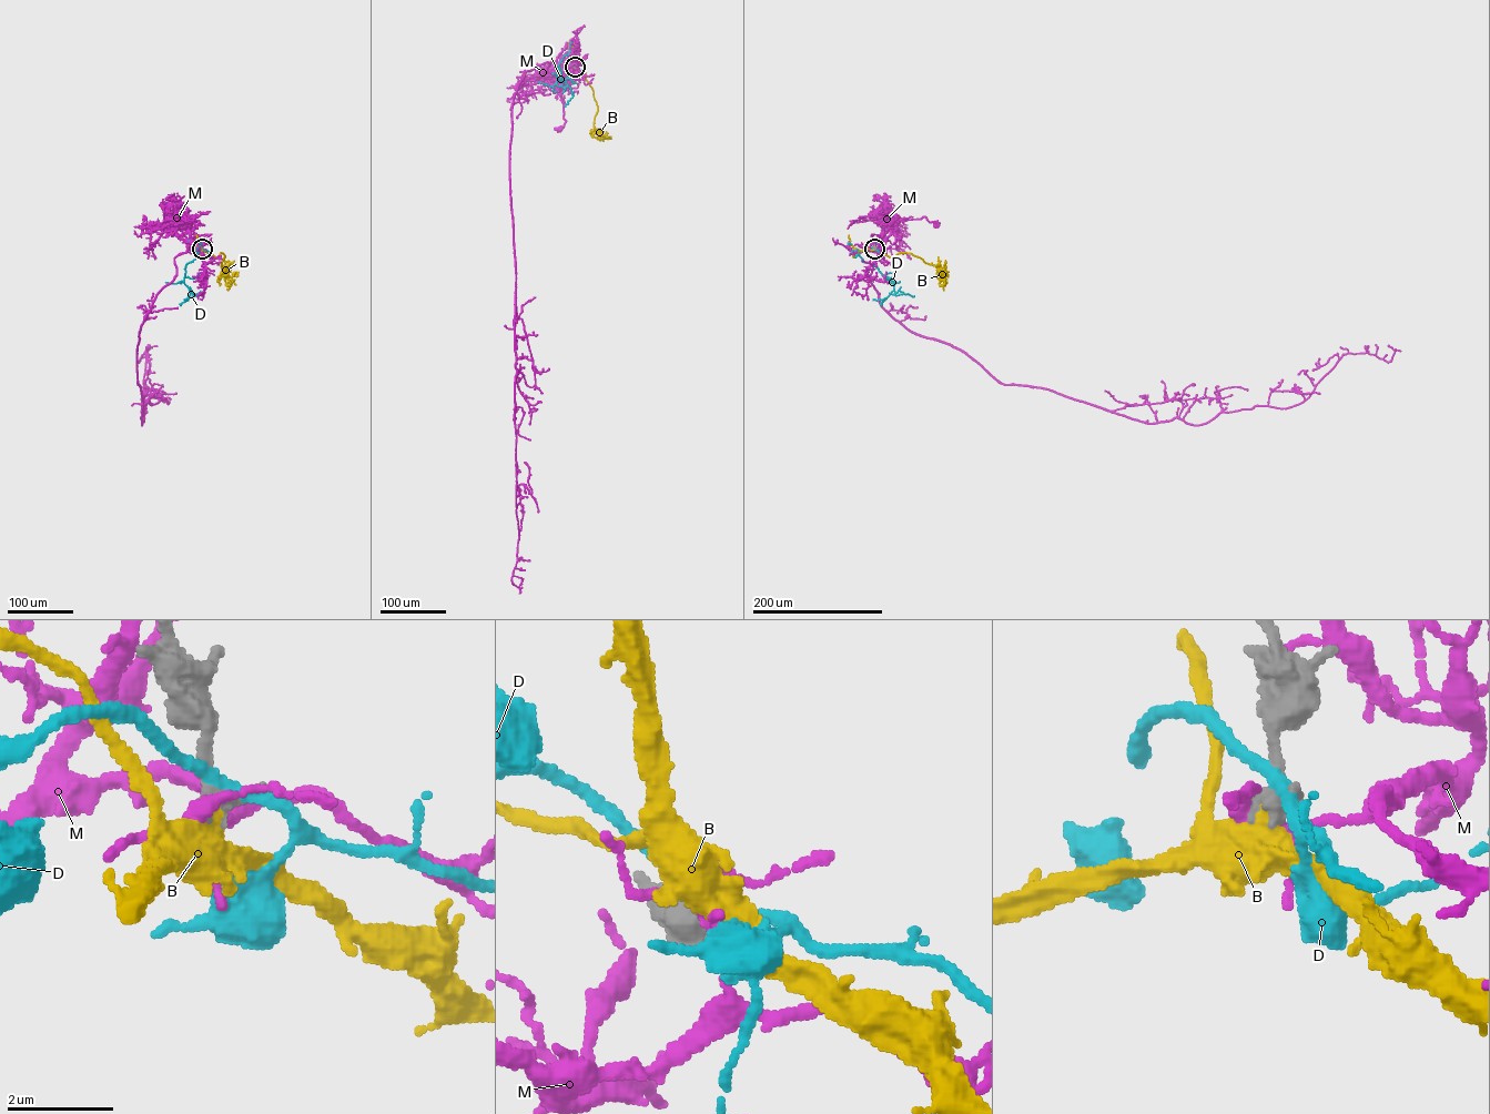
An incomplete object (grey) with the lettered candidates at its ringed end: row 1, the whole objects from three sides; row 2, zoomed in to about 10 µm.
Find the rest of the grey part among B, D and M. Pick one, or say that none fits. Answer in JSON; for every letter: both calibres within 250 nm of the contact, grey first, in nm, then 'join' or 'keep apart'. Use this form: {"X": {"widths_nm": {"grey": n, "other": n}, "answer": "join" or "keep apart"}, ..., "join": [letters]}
{"B": {"widths_nm": {"grey": 320, "other": 480}, "answer": "keep apart"}, "D": {"widths_nm": {"grey": 460, "other": 240}, "answer": "keep apart"}, "M": {"widths_nm": {"grey": 300, "other": 240}, "answer": "keep apart"}, "join": []}

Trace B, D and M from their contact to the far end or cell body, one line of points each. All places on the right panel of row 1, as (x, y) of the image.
B: (874, 249), (890, 257), (903, 252), (921, 257), (942, 270), (943, 284)
D: (874, 249), (858, 252), (862, 262), (873, 264), (891, 281), (893, 294), (914, 295)
M: (874, 249), (901, 221), (925, 216), (936, 225)

